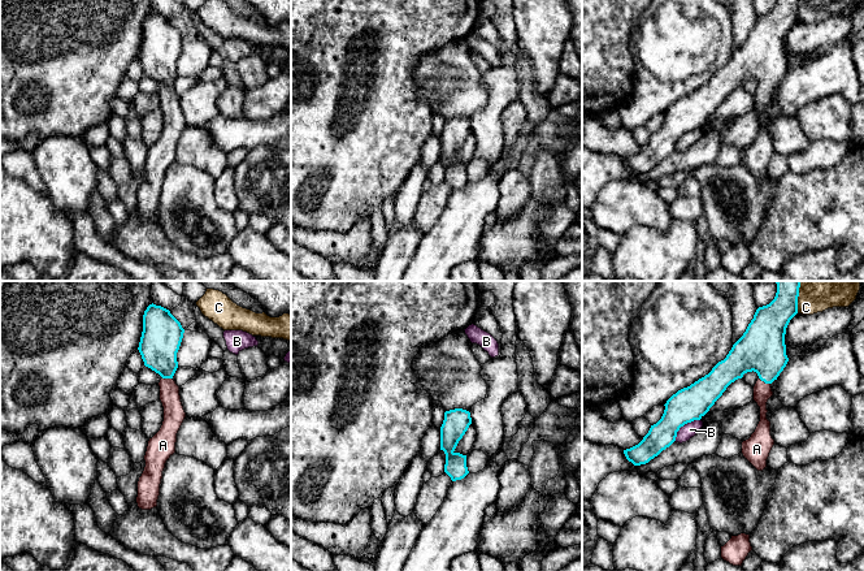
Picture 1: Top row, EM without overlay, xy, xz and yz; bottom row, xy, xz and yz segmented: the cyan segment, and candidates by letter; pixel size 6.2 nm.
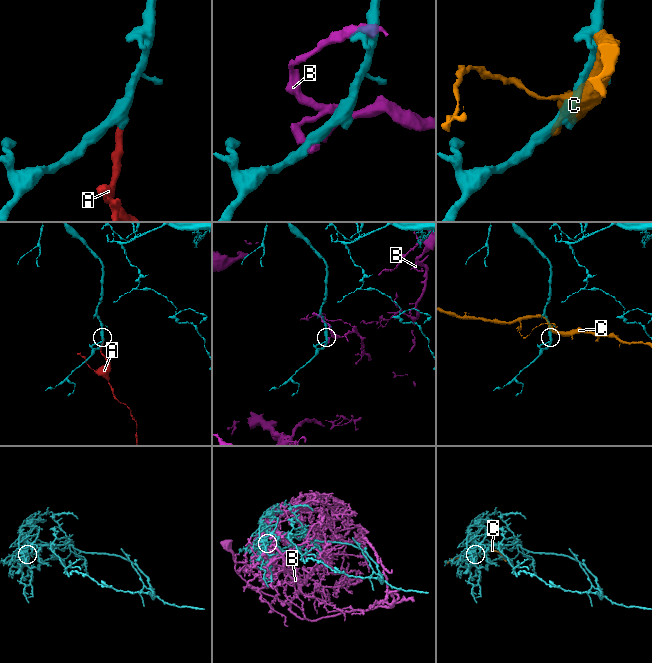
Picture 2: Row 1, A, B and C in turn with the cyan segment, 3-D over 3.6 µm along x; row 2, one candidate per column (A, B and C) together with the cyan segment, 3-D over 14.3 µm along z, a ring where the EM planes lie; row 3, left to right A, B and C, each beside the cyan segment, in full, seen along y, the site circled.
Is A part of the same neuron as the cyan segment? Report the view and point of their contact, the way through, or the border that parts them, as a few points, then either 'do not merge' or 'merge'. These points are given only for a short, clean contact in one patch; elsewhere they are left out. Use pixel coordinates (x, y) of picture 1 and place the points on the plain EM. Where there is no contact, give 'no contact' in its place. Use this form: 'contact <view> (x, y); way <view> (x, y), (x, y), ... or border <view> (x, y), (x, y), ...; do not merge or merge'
contact yz (764, 90); way yz (762, 57), (764, 60), (764, 90), (763, 100); merge

